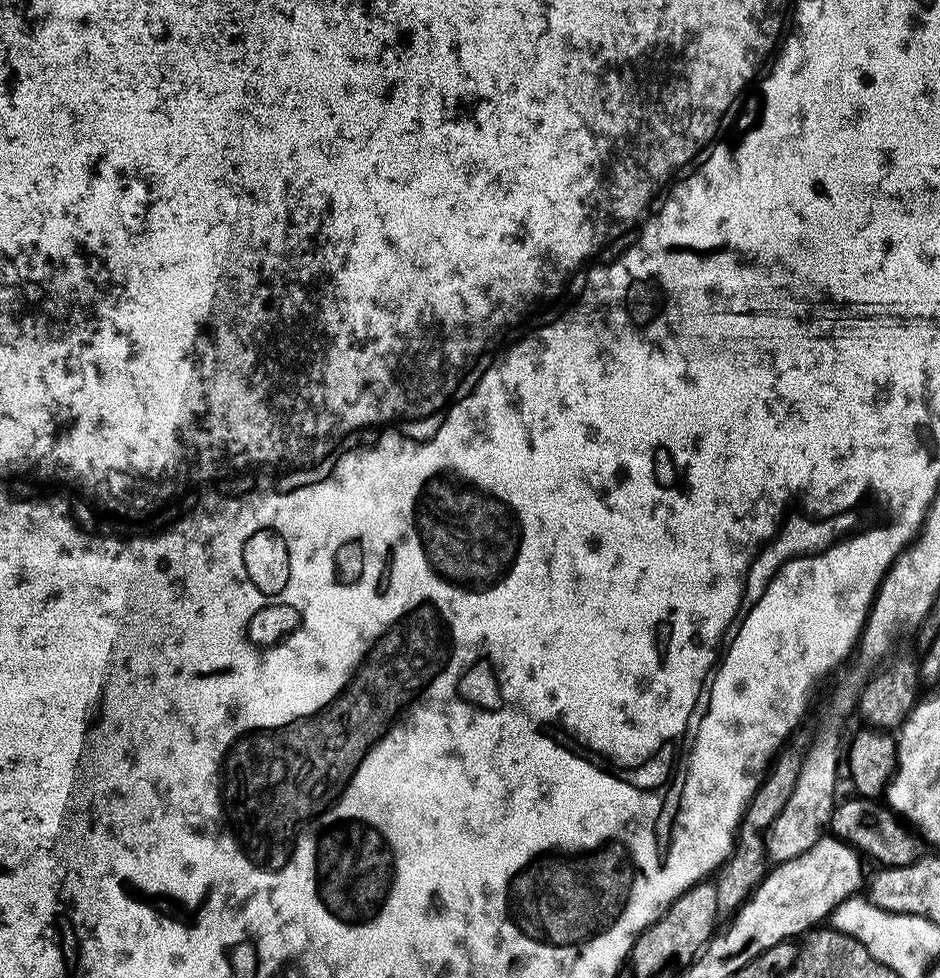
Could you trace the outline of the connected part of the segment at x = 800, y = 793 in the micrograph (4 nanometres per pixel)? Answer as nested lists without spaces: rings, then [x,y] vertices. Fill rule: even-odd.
[[[834,730],[822,733],[813,748],[803,755],[797,784],[772,827],[774,836],[772,842],[770,840],[770,854],[775,861],[783,862],[801,856],[825,835],[831,825],[833,810],[838,800],[836,788],[841,758],[844,758],[844,748],[841,748],[840,736]]]

